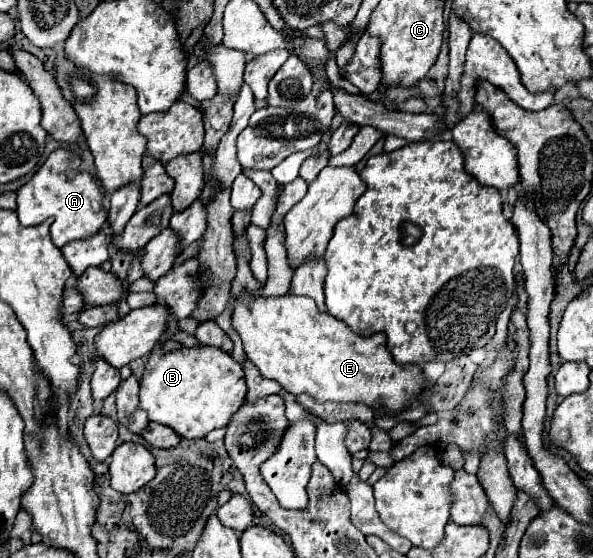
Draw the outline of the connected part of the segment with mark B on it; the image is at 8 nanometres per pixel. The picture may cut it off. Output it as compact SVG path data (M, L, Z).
M156 346L140 378L140 408L146 410L148 420L150 420L146 430L142 430L142 438L154 448L174 448L178 446L180 438L204 438L208 432L216 428L224 428L230 422L234 412L244 404L246 390L248 388L244 382L242 366L228 352L220 348L198 346L198 348L180 348L180 350L164 354L164 350Z

